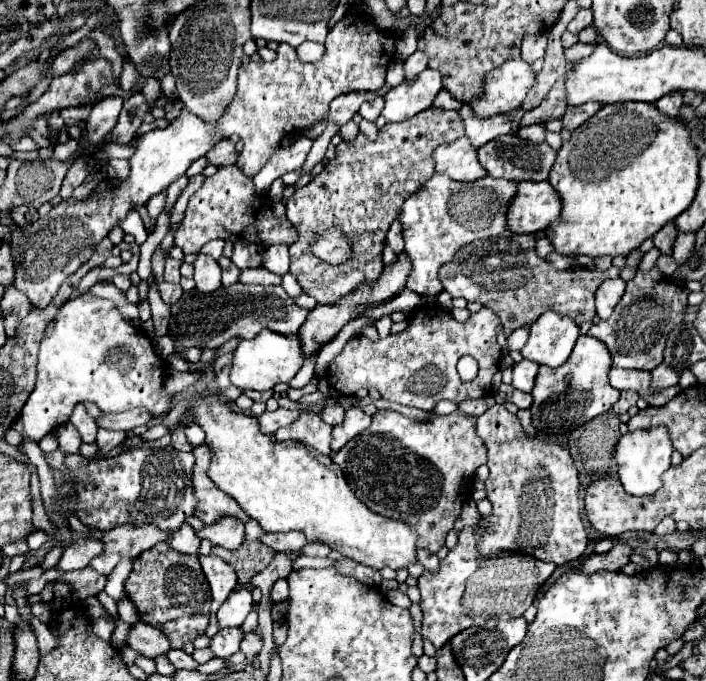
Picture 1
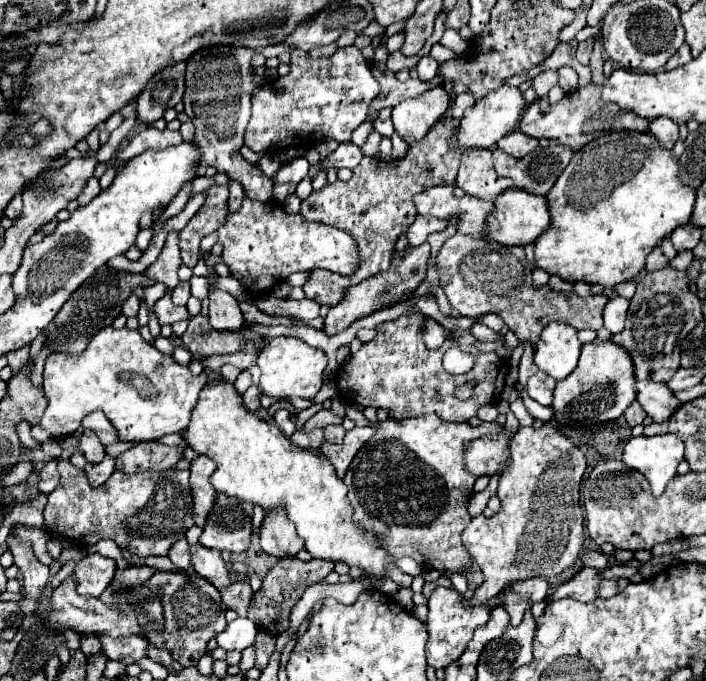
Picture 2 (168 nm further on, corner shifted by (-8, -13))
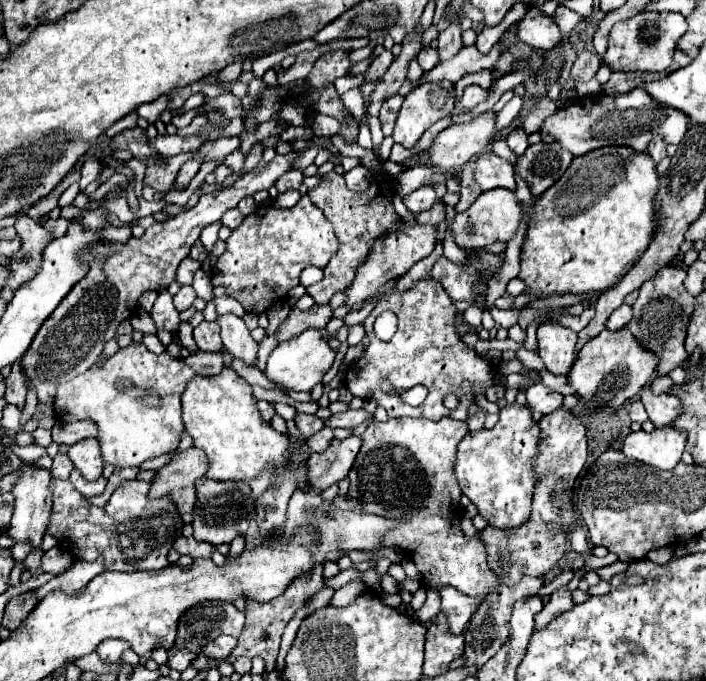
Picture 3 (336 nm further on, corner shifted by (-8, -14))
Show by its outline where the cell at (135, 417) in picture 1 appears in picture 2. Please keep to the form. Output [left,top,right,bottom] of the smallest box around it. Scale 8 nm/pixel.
[82,411,120,445]

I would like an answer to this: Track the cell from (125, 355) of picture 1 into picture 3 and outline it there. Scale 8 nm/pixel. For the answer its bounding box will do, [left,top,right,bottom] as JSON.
[54,344,196,466]

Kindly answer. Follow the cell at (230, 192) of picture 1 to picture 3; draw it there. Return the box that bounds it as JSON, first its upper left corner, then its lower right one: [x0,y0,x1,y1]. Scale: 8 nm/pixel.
[212,196,336,316]

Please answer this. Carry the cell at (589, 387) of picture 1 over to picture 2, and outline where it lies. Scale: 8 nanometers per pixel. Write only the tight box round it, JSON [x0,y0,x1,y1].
[552,341,636,427]

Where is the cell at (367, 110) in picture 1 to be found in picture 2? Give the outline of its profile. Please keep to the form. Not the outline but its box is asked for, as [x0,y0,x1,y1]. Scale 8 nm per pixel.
[374,107,394,137]

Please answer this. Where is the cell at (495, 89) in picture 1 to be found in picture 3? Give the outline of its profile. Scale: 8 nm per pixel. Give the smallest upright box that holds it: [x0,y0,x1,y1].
[428,112,494,174]

